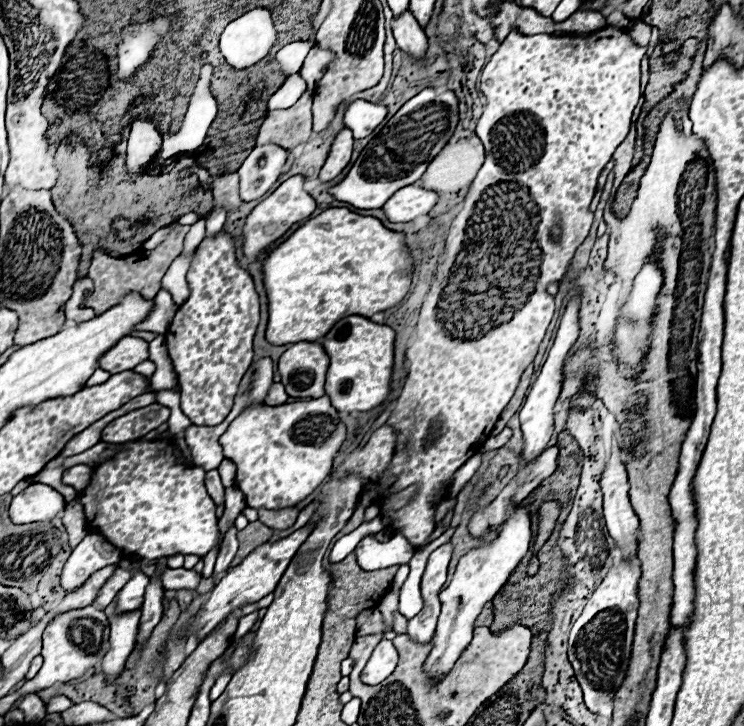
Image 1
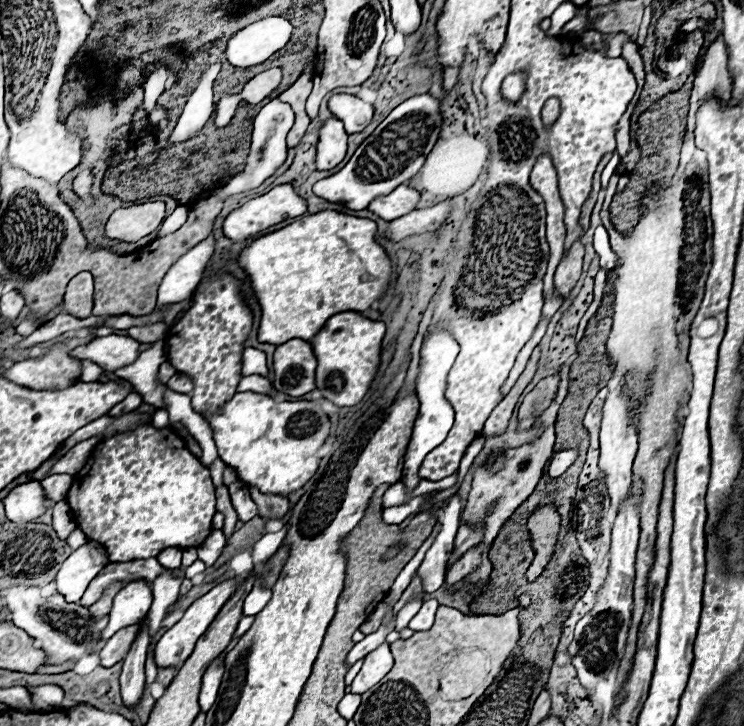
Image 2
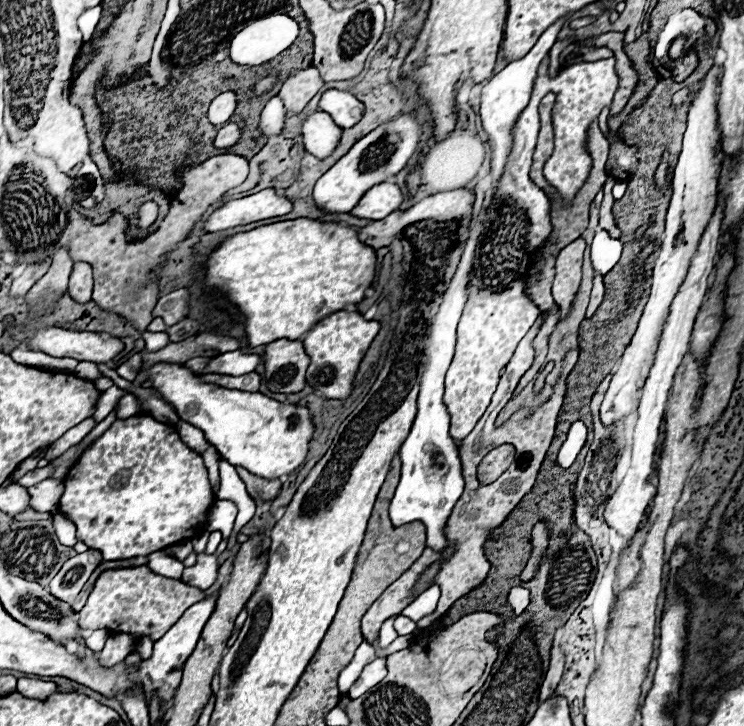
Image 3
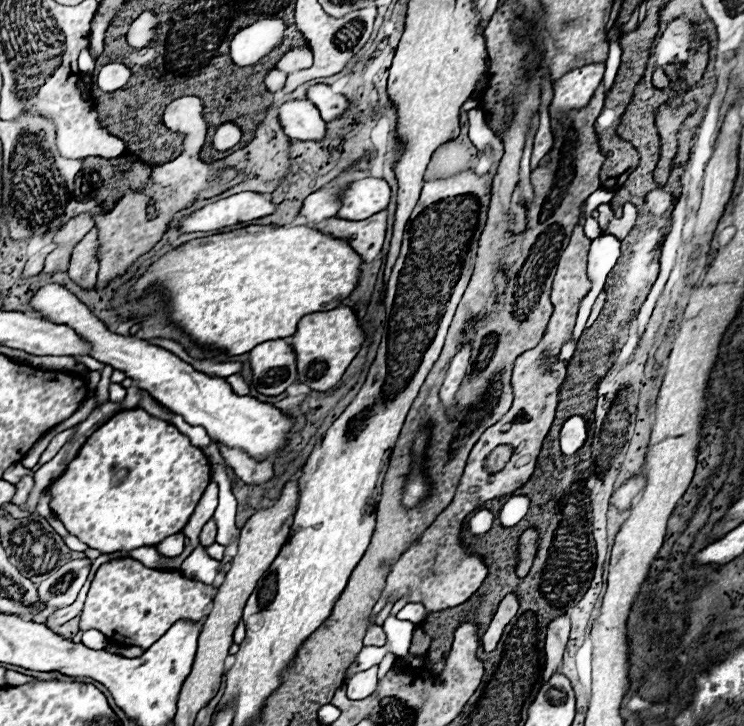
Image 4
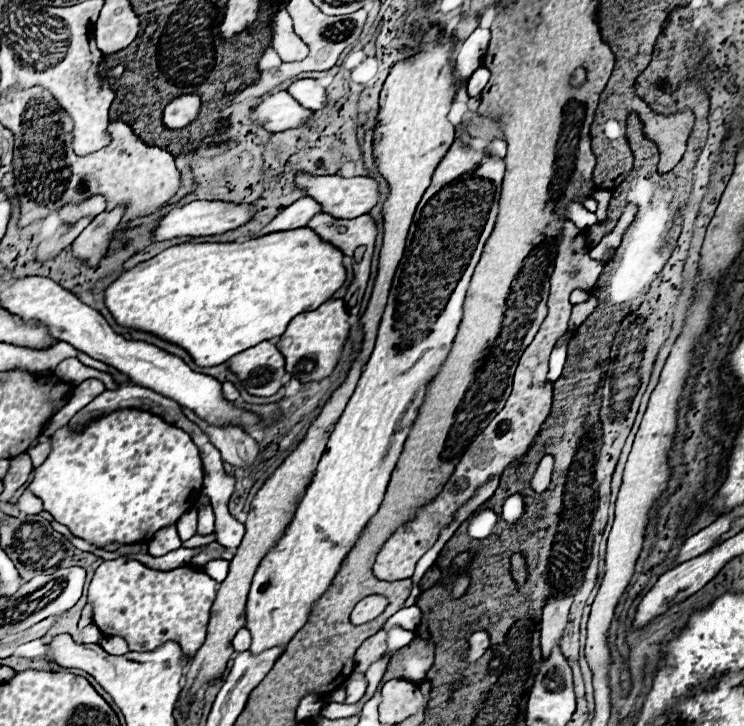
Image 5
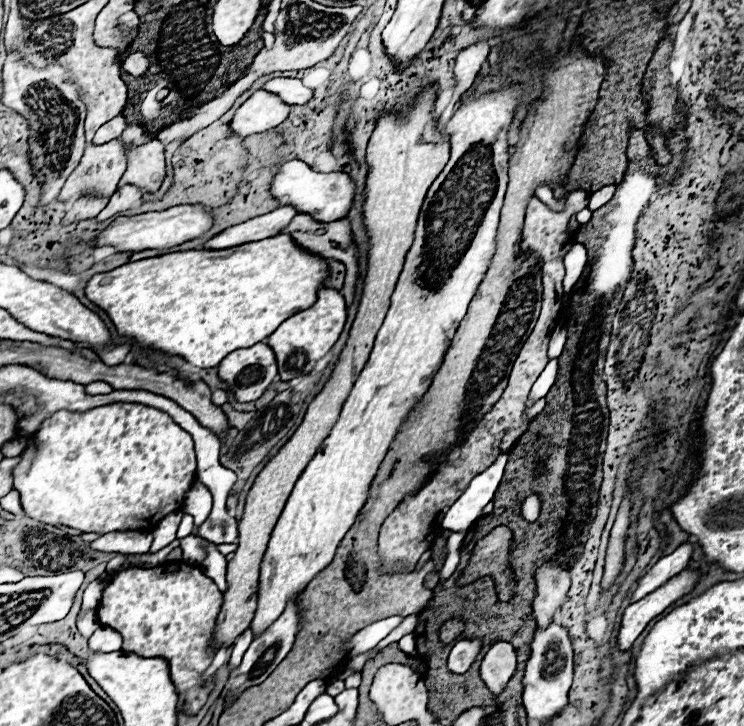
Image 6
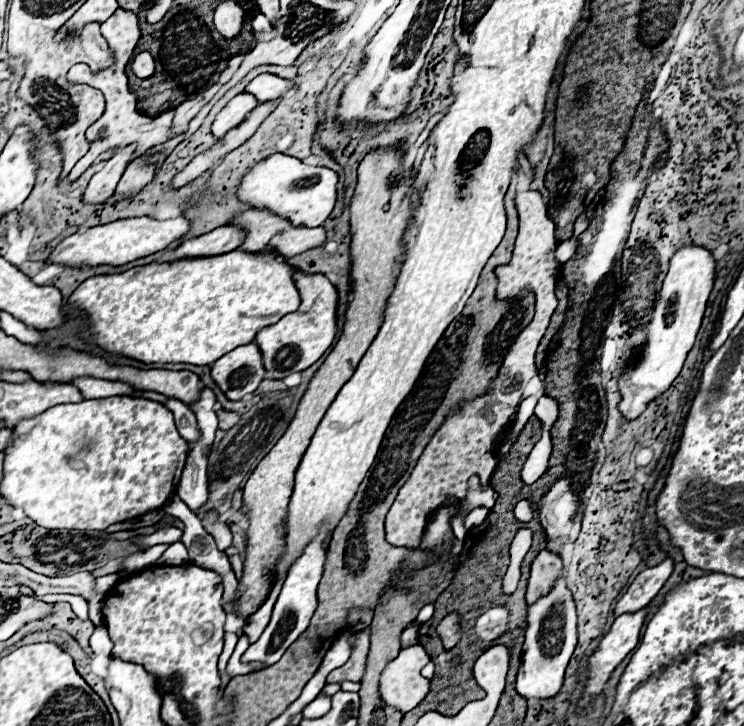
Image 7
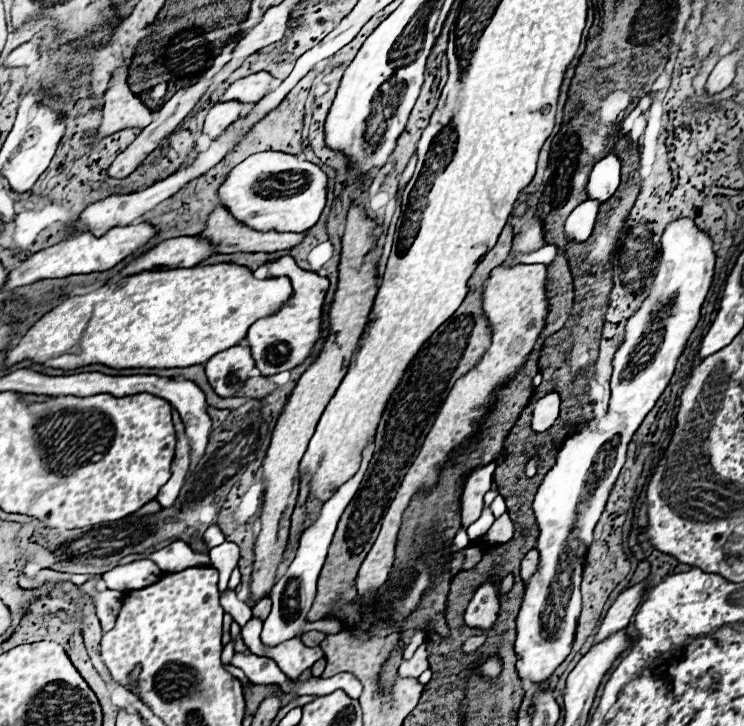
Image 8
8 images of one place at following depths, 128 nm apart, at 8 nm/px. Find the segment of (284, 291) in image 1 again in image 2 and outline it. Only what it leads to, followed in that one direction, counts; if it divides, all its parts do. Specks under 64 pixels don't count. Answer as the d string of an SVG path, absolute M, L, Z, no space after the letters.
M324 210L318 214L302 216L300 220L276 232L256 238L242 250L240 266L250 276L252 292L262 308L258 340L276 346L292 338L314 338L322 330L326 320L338 312L368 310L376 300L386 294L392 276L392 262L378 242L376 222L368 218L348 216L336 210Z

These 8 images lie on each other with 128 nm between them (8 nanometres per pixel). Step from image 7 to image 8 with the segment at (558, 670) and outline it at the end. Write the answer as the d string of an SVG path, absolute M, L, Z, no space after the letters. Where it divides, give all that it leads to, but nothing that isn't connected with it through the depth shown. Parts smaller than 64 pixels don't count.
M680 218L666 228L650 296L640 304L634 316L630 316L626 340L614 354L608 414L602 420L590 420L578 434L564 442L554 468L546 474L536 492L532 508L540 528L536 544L540 564L526 584L518 614L516 670L520 678L544 684L572 650L582 604L580 582L586 546L592 542L594 526L626 460L630 438L670 384L678 358L700 320L700 308L714 276L714 264L712 240L696 228L694 220Z

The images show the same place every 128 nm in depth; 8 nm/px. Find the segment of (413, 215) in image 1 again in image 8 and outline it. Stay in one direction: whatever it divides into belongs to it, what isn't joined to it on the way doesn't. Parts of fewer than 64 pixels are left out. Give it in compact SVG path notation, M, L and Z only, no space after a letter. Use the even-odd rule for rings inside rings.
M258 152L240 162L226 178L218 190L218 196L222 204L234 212L234 218L242 218L248 226L254 226L256 230L282 230L282 232L304 232L312 228L324 206L326 206L326 186L328 176L322 172L316 164L304 160L298 162L296 156L286 152ZM278 174L298 174L300 180L304 178L304 190L296 194L282 194L282 196L264 196L255 190L255 187L262 184L268 178L276 178ZM300 216L300 218L298 218Z

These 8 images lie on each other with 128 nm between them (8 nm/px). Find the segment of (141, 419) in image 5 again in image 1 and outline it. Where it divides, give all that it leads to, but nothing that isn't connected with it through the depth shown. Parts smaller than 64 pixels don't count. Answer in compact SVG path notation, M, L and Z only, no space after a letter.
M154 440L154 442L128 442L124 450L120 450L112 460L94 468L94 478L88 490L78 494L78 500L84 504L84 514L92 528L102 532L108 542L114 542L120 550L124 550L124 558L136 554L144 560L158 560L162 556L174 554L194 554L204 558L212 548L220 544L220 530L216 518L216 504L208 496L204 488L204 470L198 466L180 464L174 456L176 442Z

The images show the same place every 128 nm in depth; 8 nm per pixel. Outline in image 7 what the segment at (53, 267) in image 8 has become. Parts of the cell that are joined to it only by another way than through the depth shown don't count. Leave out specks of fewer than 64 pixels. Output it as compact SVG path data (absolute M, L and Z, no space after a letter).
M136 216L136 218L120 218L110 224L94 226L84 234L72 234L64 238L54 252L50 254L50 260L46 264L68 264L68 266L98 266L98 264L112 264L120 266L126 262L132 262L136 258L160 252L168 248L174 240L180 240L186 230L190 230L190 220L186 216L176 216L168 220L154 220L148 216Z

